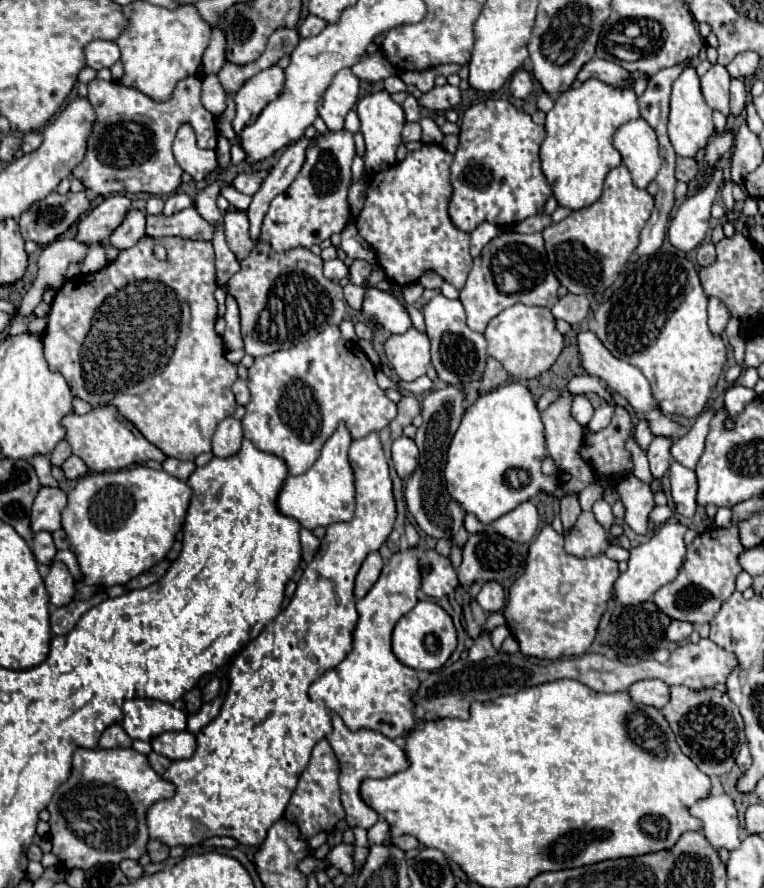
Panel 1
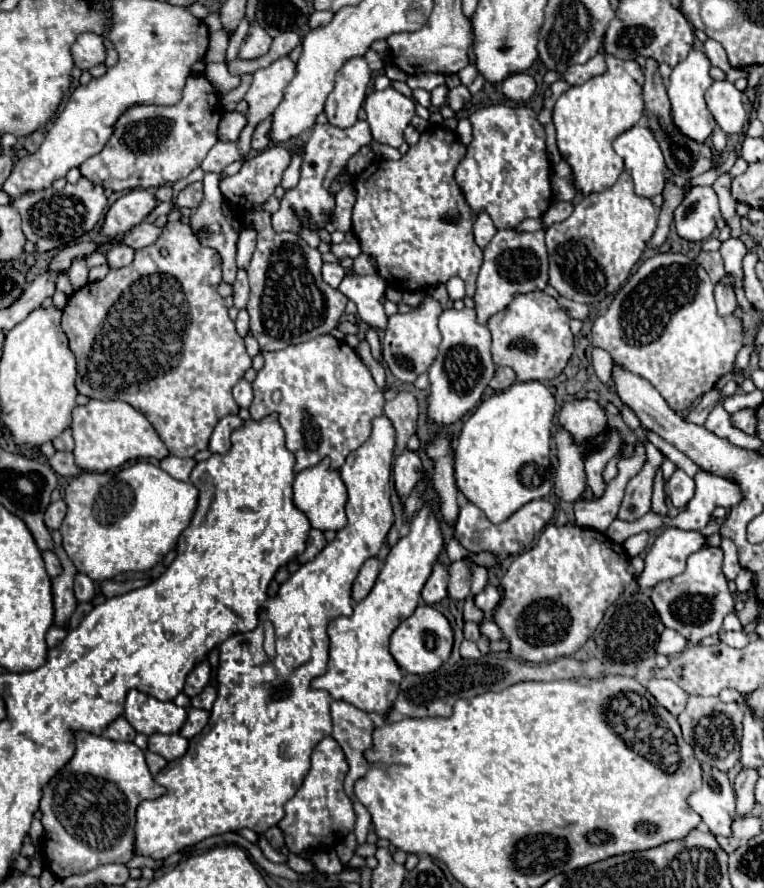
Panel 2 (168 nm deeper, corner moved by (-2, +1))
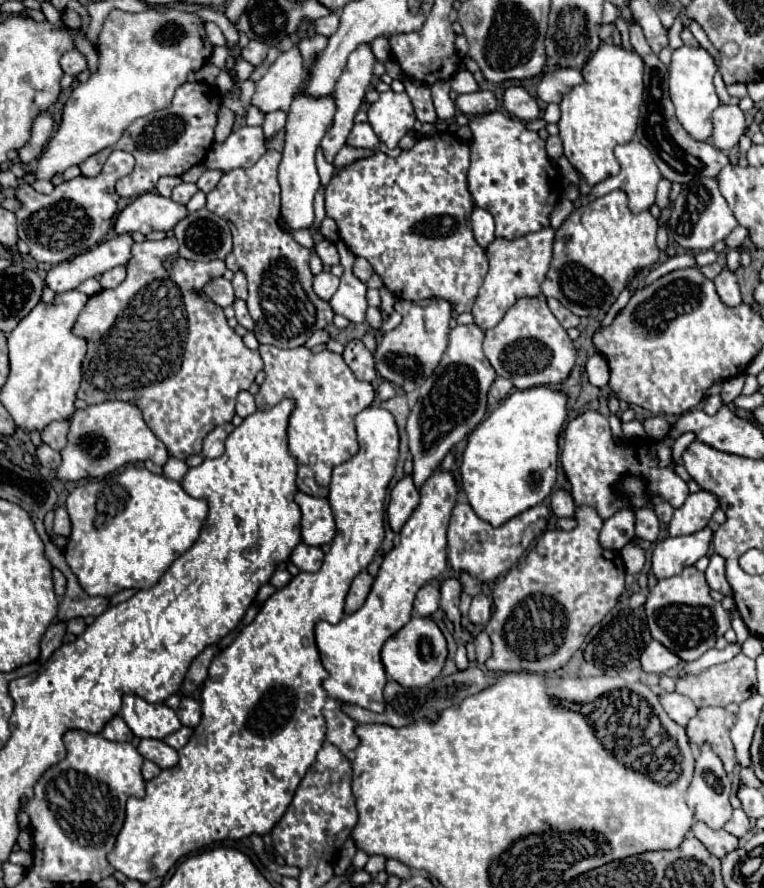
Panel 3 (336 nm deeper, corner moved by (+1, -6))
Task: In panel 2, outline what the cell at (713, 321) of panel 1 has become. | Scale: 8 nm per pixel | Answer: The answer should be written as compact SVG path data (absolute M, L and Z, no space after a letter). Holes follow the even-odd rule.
M718 282L716 284L716 306L718 306L718 314L726 316L726 314L732 314L738 306L736 302L736 296L734 296L734 288L730 284L722 284Z

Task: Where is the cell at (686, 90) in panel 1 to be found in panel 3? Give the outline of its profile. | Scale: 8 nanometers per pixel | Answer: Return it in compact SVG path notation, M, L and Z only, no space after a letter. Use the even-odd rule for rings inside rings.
M683 45L673 51L673 59L669 65L669 93L677 111L677 119L681 121L685 131L691 137L695 137L695 141L707 141L713 131L709 115L719 105L719 97L713 87L715 71L717 71L717 65L713 63L713 57L701 47L695 49L695 47Z

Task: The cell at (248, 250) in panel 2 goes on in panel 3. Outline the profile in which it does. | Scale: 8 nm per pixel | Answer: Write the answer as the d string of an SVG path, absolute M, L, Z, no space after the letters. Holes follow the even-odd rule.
M235 271L235 279L233 279L233 289L235 289L235 297L245 299L247 297L247 279L243 277L243 271Z

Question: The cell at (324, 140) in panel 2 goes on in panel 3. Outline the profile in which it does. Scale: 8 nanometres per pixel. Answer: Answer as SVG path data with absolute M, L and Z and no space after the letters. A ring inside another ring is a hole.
M359 123L351 129L351 133L347 137L347 145L349 147L369 147L369 149L373 149L373 147L379 145L379 139L373 133L369 123Z

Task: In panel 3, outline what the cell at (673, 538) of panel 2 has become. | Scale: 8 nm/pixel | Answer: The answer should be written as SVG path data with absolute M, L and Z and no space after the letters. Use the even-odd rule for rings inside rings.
M709 527L685 535L685 537L667 537L657 543L651 557L651 571L657 579L667 579L679 575L685 567L695 565L709 547L713 531Z

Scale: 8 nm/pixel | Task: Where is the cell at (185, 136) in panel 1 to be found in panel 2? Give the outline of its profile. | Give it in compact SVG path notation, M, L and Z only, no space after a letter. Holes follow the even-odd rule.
M218 140L212 150L208 152L208 156L204 158L202 162L202 170L204 172L216 172L220 174L226 166L230 166L232 162L236 160L242 160L242 152L240 152L240 146L238 146L238 140L232 140L232 142L222 142Z

